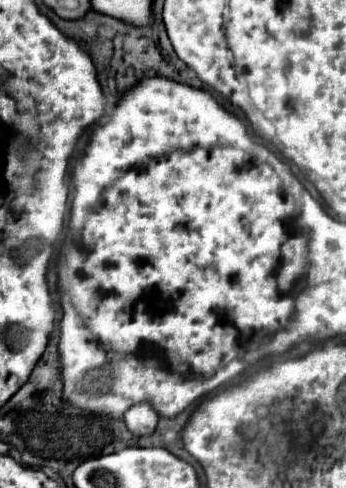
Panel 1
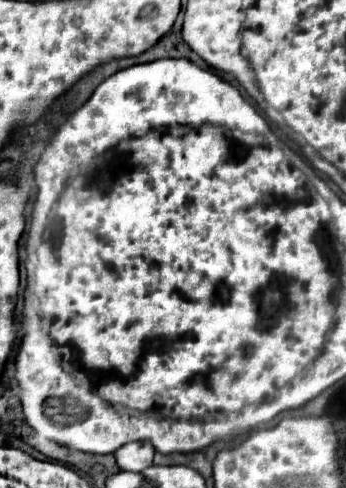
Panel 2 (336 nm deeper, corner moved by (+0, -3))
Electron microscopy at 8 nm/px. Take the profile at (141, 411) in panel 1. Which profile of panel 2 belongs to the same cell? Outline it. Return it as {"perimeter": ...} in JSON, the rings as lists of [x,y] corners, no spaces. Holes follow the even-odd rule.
{"perimeter":[[[131,442],[115,452],[117,466],[129,472],[141,472],[153,464],[153,446],[149,442]]]}

